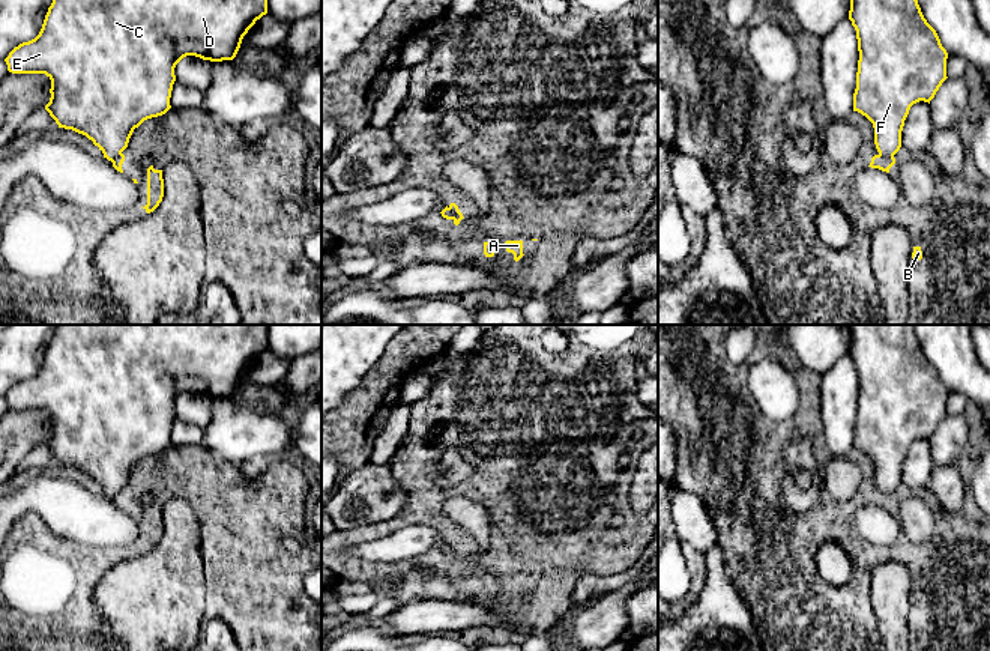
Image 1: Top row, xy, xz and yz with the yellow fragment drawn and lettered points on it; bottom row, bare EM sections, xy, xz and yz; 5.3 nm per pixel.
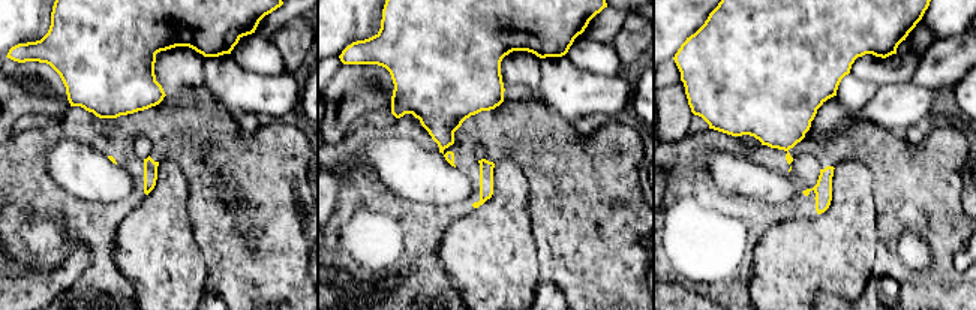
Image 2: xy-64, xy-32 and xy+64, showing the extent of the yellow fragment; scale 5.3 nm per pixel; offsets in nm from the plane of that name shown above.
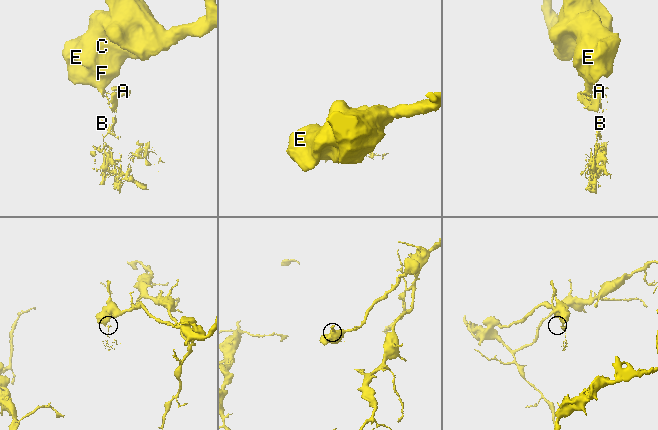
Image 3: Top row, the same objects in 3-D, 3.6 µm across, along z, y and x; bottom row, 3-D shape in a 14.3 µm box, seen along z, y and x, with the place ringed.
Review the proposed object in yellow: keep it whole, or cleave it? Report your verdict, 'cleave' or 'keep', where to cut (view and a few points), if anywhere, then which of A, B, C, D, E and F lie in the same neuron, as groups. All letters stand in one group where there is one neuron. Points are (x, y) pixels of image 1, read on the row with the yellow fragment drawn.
cleave | yz (879, 154), (893, 157) | A B / C D E F

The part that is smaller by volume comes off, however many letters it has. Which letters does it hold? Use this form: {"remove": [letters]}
{"remove": ["A", "B"]}

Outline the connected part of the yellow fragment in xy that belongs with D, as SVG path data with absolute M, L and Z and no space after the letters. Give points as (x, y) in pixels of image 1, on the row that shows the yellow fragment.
M53 0L39 35L15 47L5 62L12 74L45 74L51 80L45 110L59 128L86 135L113 161L135 128L171 108L174 68L183 57L233 60L243 36L266 14L267 0Z

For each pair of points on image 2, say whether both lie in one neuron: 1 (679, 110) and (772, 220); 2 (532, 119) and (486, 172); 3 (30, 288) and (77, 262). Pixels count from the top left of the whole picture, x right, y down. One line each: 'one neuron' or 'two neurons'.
1: two neurons
2: one neuron
3: one neuron

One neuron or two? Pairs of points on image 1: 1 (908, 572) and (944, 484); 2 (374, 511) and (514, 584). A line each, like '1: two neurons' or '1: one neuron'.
1: two neurons
2: two neurons

